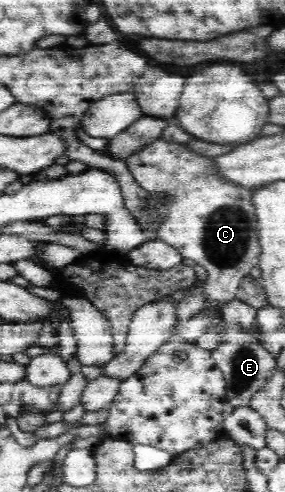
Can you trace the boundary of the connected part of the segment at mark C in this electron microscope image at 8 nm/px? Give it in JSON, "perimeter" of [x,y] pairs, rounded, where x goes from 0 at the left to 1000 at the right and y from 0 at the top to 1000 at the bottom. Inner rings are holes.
{"perimeter":[[[554,280],[435,327],[512,394],[600,394],[596,411],[582,415],[582,447],[547,467],[551,484],[618,504],[646,526],[677,528],[726,549],[712,581],[723,614],[702,636],[730,636],[737,657],[775,650],[772,626],[825,608],[849,567],[909,537],[919,518],[891,390],[758,360],[744,325],[751,321]]]}

